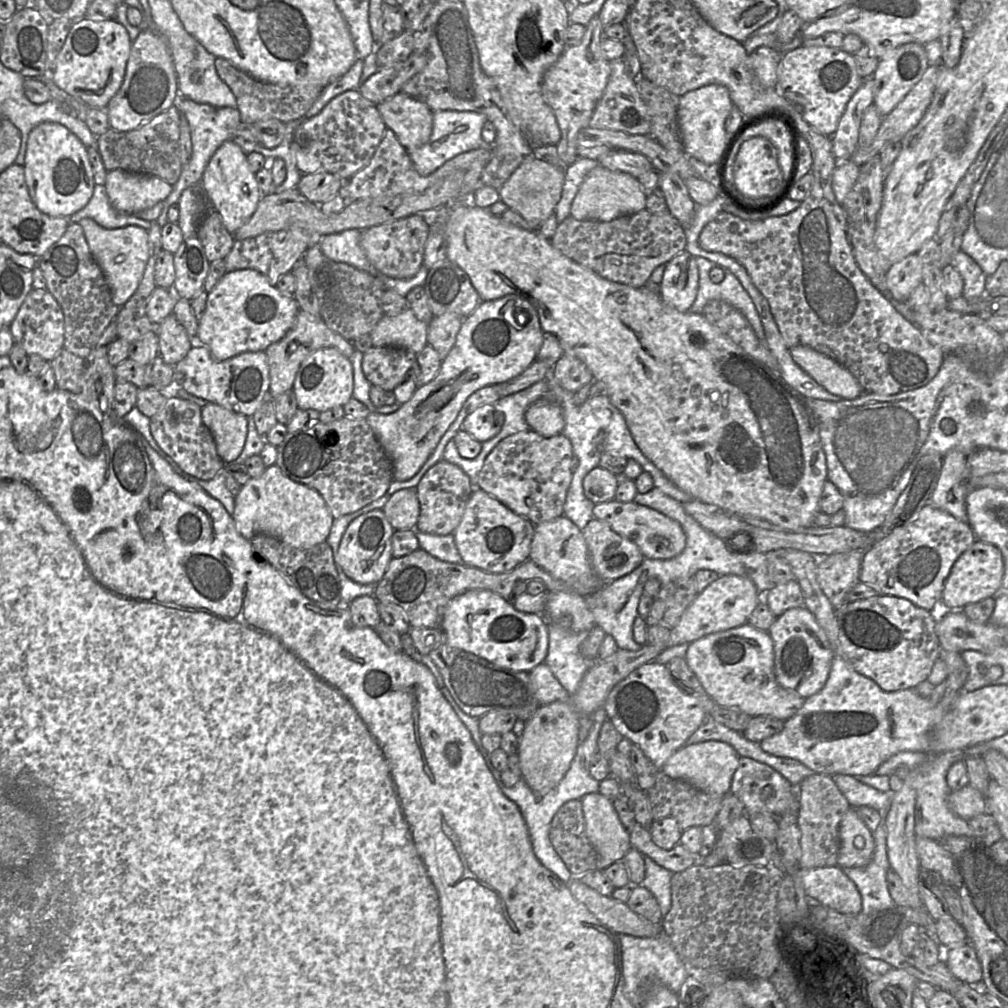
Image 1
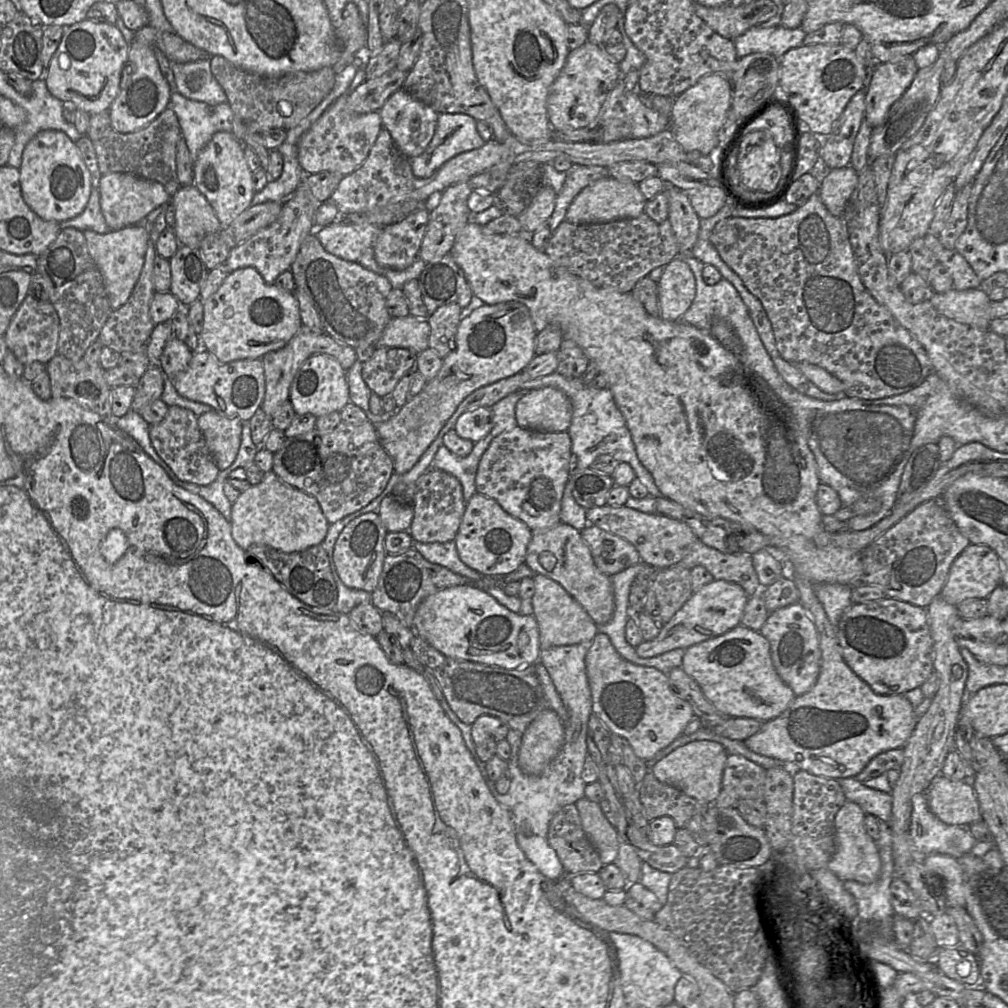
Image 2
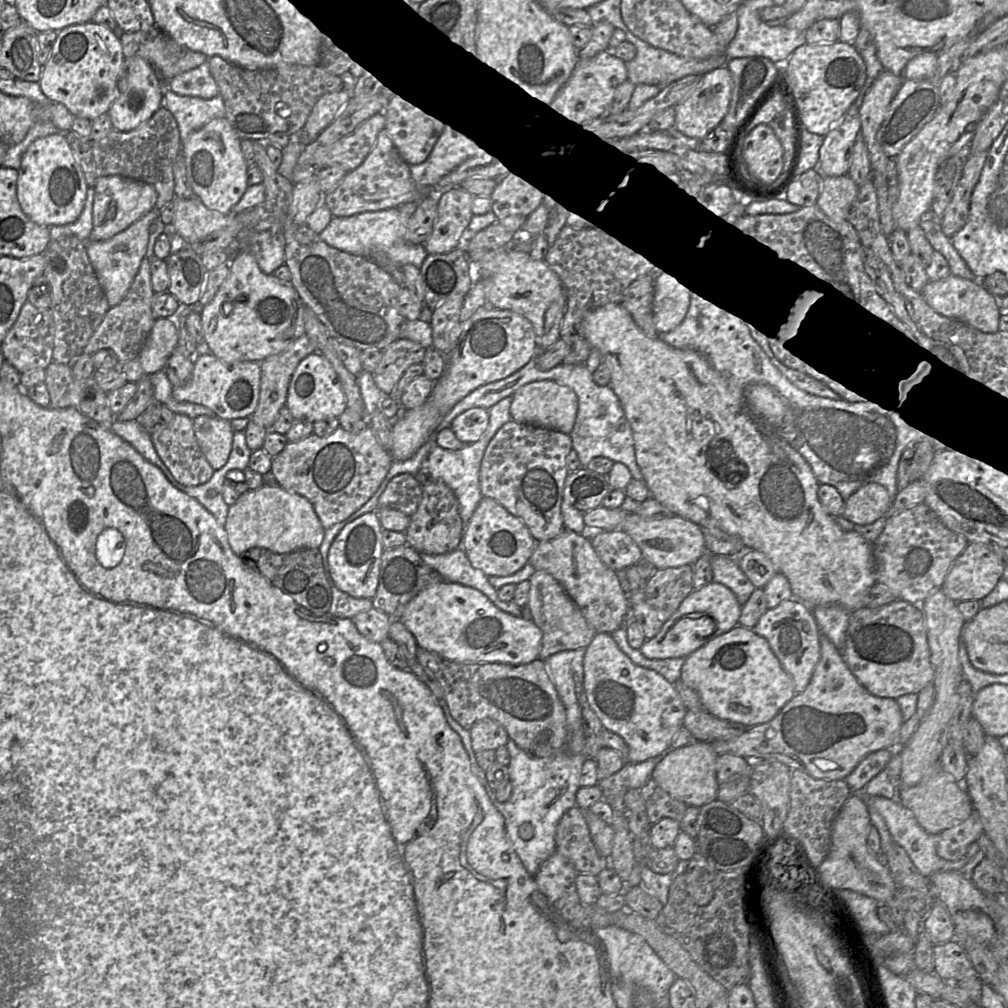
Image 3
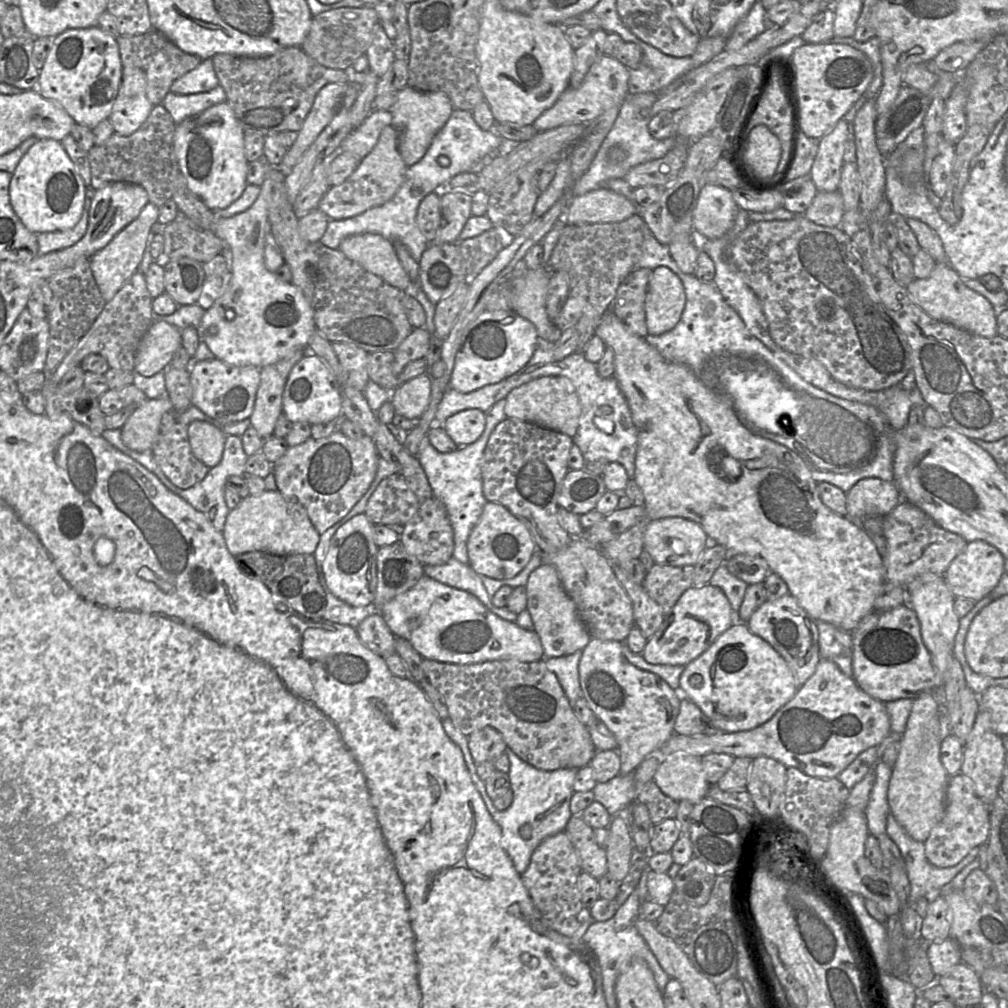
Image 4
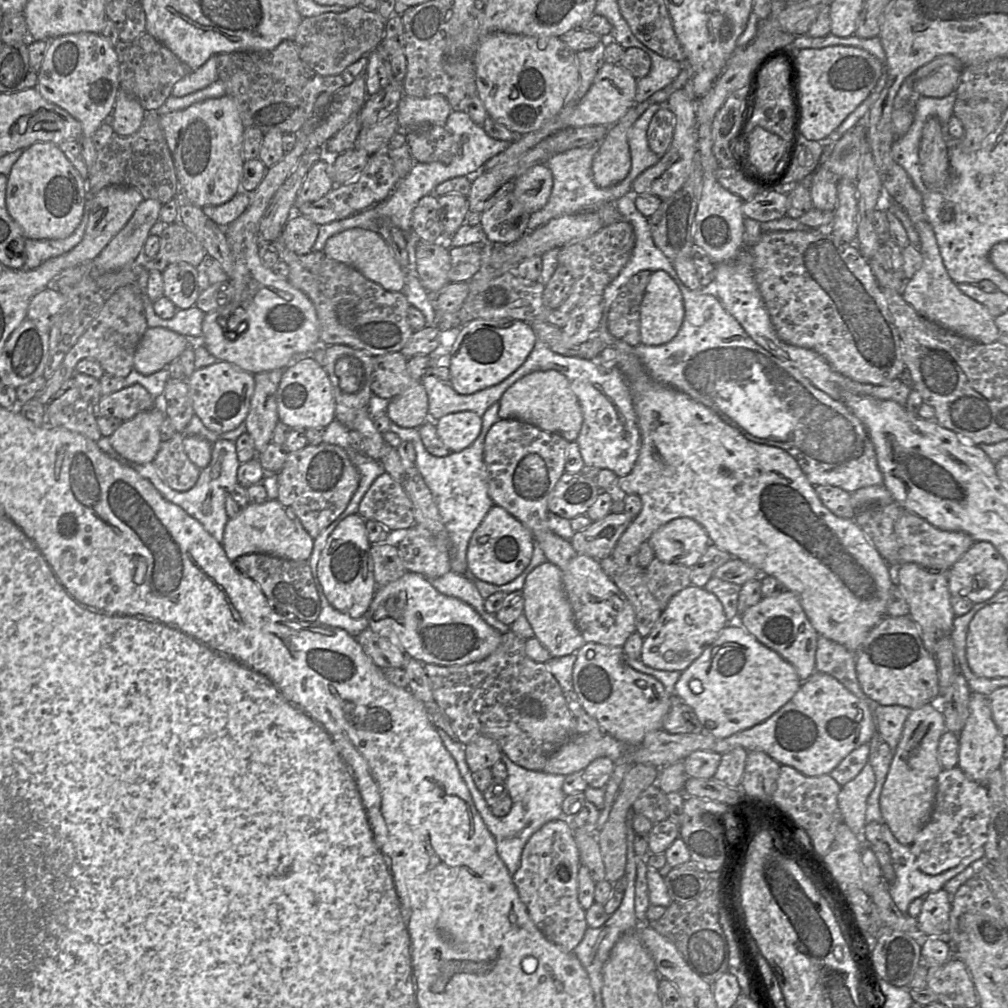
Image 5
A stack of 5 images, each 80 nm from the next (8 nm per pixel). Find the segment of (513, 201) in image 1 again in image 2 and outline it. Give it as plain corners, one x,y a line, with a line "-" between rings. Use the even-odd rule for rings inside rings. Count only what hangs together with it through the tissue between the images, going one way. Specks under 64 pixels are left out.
543,184
529,206
518,216
522,229
531,234
544,225
552,216
558,194
547,184

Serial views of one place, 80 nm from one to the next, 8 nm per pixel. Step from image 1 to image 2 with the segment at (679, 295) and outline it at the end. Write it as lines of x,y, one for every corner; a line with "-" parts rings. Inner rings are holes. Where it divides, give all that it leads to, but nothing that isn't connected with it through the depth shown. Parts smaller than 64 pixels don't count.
676,257
669,262
658,285
660,317
666,321
678,321
691,306
695,294
695,277
689,265

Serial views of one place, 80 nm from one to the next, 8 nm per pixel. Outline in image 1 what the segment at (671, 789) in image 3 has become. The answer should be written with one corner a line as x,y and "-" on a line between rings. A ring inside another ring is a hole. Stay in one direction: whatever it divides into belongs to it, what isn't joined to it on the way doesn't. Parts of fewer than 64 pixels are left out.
710,740
684,745
666,761
661,771
673,779
688,781
712,796
725,796
730,793
732,779
738,768
739,759
740,756
729,744

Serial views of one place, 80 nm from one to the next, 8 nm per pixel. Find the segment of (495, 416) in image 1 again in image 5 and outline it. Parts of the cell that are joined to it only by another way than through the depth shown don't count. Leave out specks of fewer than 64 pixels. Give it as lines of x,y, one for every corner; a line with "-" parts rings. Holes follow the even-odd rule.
473,411
447,414
435,422
437,435
451,452
460,452
472,445
482,429
482,416

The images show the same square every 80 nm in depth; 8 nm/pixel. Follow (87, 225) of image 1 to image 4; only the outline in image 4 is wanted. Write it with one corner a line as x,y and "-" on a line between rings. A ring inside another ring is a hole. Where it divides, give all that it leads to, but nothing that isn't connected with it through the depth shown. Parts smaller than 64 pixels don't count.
148,202
132,222
118,232
104,248
89,258
92,274
106,302
110,301
127,280
138,271
151,227
158,222
158,216
159,207

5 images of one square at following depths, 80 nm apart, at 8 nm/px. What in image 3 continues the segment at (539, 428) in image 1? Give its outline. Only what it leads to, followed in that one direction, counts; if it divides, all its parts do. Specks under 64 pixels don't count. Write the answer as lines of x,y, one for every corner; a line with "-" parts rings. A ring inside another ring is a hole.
535,381
519,388
512,395
510,413
512,420
516,422
538,425
570,434
578,413
578,397
570,387
556,381

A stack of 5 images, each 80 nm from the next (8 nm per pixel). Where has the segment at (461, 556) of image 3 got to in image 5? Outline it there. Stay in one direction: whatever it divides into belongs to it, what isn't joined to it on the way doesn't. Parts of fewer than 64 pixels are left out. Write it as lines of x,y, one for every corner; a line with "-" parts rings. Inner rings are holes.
450,570
443,576
433,578
429,581
441,594
457,598
467,603
482,616
482,614
487,613
484,610
484,599
479,594
472,578

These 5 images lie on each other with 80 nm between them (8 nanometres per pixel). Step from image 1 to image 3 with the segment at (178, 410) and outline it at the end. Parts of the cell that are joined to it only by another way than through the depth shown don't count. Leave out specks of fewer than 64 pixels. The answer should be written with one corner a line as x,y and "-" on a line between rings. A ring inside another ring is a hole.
174,413
172,421
161,426
157,424
151,431
154,448
177,482
185,486
195,486
211,479
214,469
203,454
193,429
193,419

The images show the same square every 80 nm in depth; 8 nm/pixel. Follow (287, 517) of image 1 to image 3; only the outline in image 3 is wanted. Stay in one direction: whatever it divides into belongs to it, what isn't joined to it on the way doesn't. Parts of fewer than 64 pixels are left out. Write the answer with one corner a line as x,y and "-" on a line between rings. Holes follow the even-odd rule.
266,484
241,494
238,501
229,507
223,527
230,548
236,555
243,555
252,548
263,548
279,554
319,549
326,531
313,505
306,498
279,485

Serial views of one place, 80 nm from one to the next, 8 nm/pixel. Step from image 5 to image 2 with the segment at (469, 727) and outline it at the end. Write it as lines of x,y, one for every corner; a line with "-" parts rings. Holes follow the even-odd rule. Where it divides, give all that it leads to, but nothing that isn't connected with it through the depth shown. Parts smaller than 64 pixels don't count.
420,636
413,638
411,648
425,669
439,683
451,710
465,724
472,725
478,717
491,715
500,718
511,730
524,733
529,724
549,708
535,664
506,669
454,659
436,650

